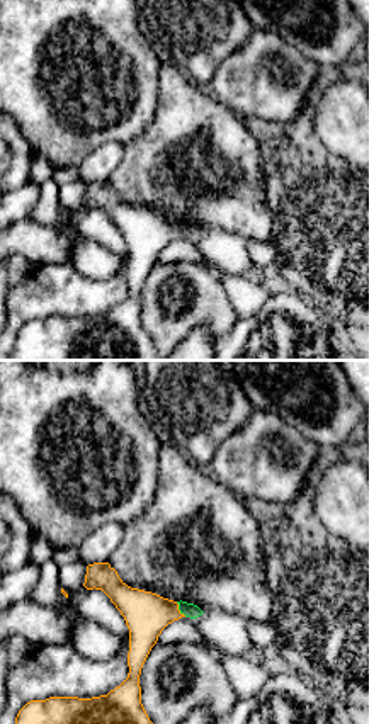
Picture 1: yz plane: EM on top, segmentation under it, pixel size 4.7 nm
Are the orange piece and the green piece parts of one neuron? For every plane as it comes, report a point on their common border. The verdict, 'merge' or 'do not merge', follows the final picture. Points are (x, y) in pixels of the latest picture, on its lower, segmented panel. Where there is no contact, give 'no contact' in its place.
(177, 609)

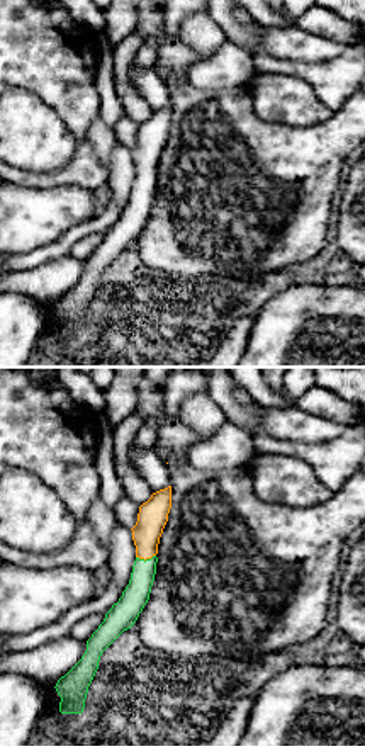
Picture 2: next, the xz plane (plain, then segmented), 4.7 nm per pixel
(145, 559)

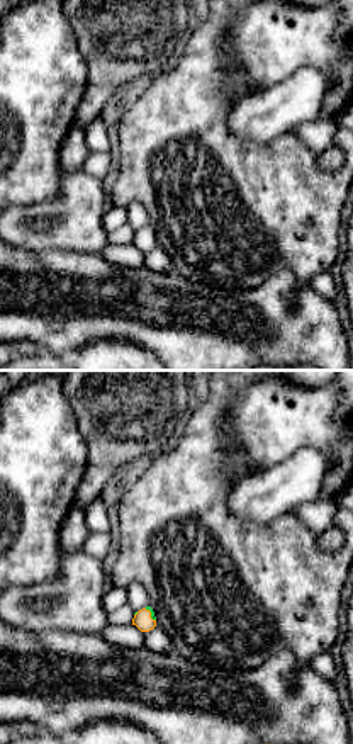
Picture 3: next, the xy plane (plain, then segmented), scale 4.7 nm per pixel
(150, 614)

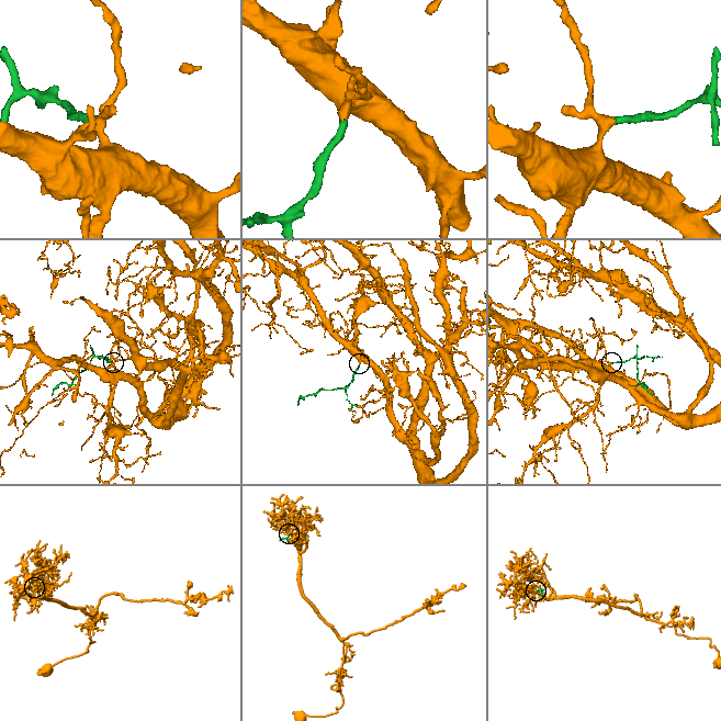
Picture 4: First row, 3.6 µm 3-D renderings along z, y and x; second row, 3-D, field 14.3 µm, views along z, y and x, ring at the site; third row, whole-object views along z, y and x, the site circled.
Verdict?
merge

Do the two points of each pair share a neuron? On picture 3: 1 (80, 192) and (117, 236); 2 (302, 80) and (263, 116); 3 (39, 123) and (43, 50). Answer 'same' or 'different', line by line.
1: different
2: same
3: same

